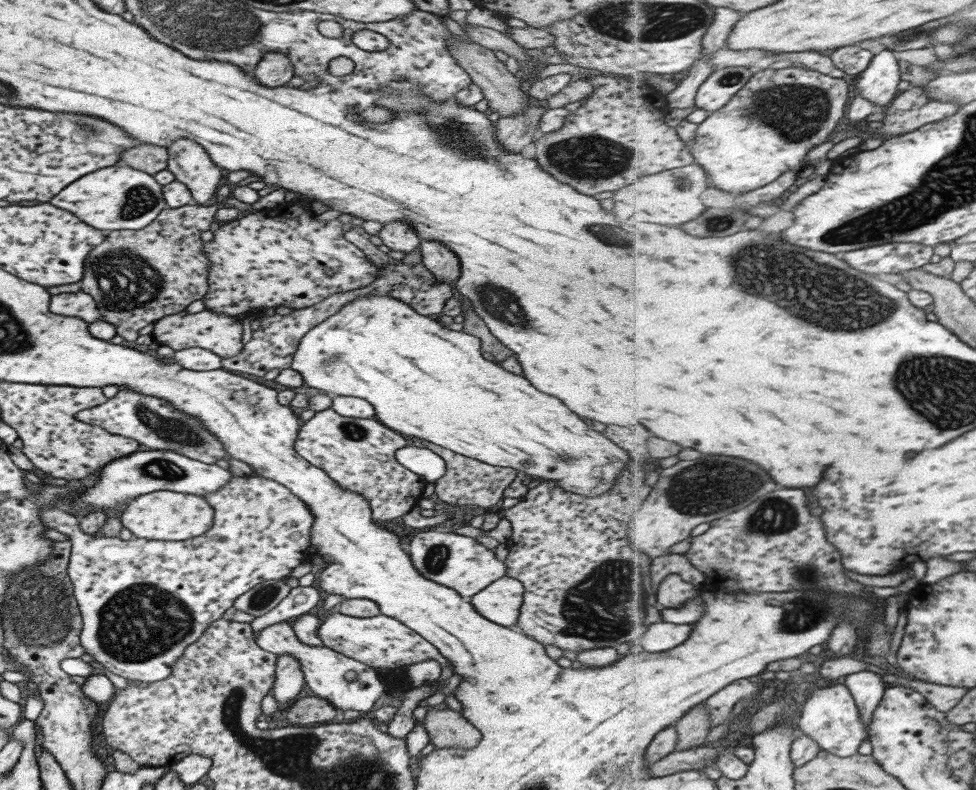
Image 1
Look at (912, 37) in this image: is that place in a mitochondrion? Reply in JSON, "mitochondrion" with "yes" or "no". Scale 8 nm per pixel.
{"mitochondrion":"yes"}

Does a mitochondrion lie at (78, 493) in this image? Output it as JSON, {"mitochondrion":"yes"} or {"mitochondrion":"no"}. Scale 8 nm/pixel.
{"mitochondrion":"no"}

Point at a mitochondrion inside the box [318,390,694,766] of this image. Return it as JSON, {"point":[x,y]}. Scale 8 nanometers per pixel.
{"point":[605,604]}

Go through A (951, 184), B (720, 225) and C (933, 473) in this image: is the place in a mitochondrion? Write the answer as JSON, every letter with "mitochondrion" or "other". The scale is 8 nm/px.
{"A":"mitochondrion","B":"mitochondrion","C":"other"}

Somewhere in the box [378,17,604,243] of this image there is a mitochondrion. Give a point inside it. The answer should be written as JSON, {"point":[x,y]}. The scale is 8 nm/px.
{"point":[464,140]}

